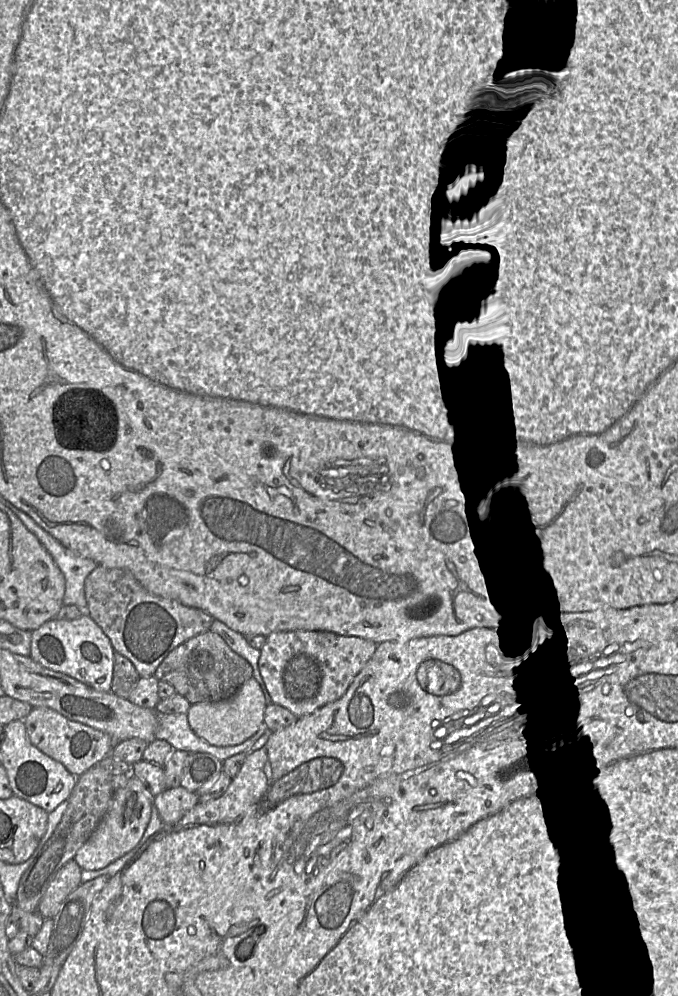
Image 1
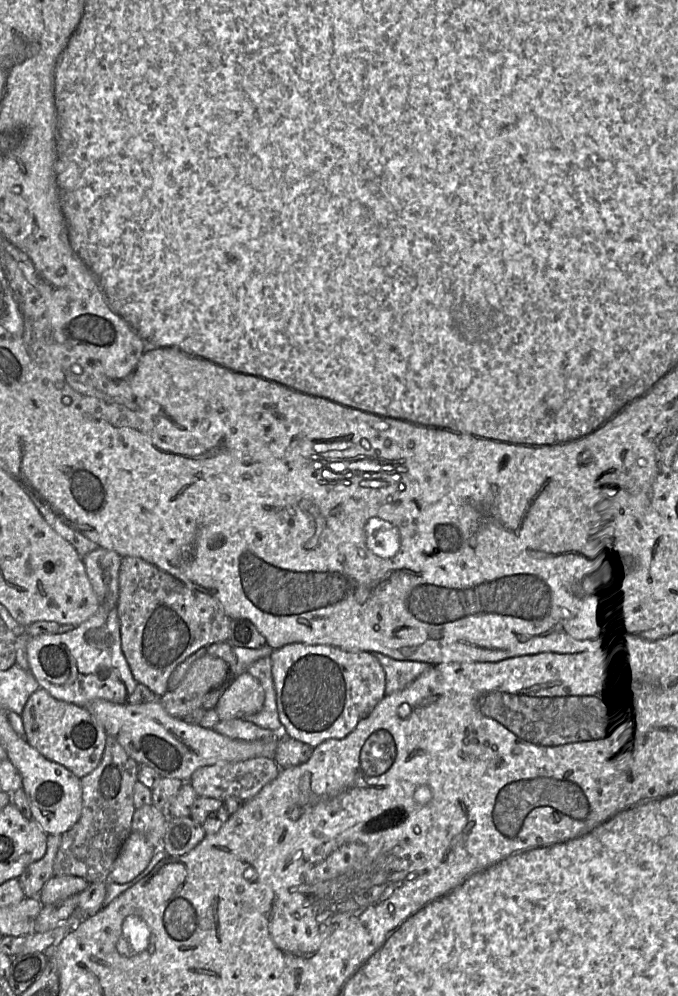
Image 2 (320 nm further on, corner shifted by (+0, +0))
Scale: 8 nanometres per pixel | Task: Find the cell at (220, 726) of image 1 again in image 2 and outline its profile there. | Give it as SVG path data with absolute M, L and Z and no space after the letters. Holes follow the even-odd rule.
M249 672L234 678L220 696L215 710L220 721L241 719L258 713L265 701L265 691L261 683Z

